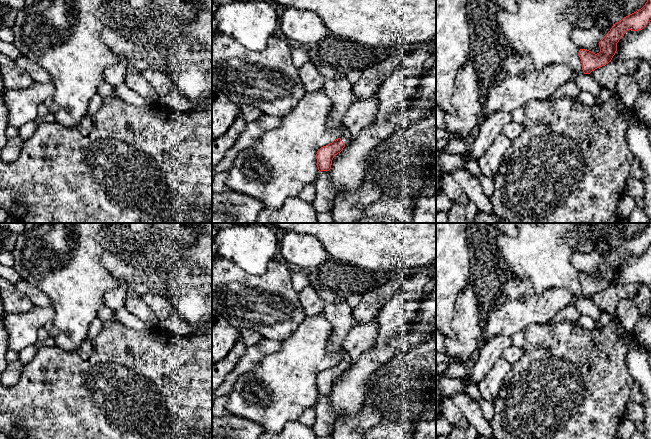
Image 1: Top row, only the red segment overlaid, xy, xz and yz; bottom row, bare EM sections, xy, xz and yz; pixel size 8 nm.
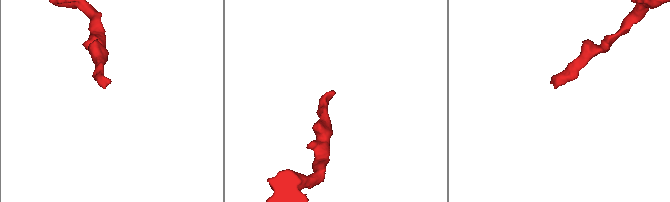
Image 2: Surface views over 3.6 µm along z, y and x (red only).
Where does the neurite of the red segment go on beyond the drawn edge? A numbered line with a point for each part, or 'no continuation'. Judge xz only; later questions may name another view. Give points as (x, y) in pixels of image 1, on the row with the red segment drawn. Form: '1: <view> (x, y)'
1: xz (338, 89)

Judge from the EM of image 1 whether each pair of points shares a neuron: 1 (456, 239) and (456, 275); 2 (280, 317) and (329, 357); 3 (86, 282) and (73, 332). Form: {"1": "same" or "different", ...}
{"1": "same", "2": "different", "3": "same"}

